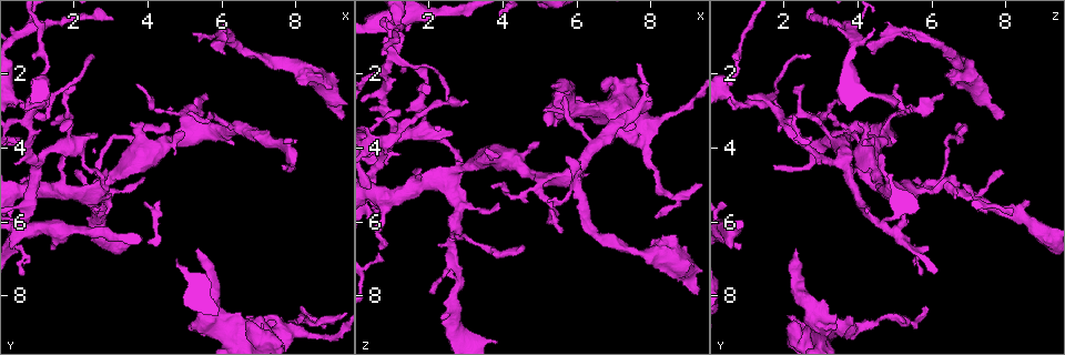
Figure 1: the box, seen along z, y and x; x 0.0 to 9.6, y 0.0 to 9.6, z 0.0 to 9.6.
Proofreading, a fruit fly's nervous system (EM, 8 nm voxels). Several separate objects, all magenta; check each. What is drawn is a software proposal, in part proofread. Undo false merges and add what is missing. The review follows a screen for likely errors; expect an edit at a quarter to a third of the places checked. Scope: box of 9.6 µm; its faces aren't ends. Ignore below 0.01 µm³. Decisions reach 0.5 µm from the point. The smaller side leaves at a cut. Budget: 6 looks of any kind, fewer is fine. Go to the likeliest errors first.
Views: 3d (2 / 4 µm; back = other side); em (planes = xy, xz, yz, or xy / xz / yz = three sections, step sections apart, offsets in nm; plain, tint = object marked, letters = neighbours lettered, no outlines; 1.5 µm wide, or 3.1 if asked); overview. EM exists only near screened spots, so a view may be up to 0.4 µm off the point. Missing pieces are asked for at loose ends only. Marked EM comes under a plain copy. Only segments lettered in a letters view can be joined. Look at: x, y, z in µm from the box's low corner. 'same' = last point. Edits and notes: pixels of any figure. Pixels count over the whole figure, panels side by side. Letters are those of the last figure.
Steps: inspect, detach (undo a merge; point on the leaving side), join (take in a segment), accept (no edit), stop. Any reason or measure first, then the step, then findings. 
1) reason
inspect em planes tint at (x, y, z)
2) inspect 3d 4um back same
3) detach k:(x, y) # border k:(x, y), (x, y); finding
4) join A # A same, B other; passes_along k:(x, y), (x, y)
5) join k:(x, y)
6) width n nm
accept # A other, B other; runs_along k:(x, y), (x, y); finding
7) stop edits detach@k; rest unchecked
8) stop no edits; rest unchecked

free end
inspect 3d 2um back at (5.35, 6.75, 2.35)

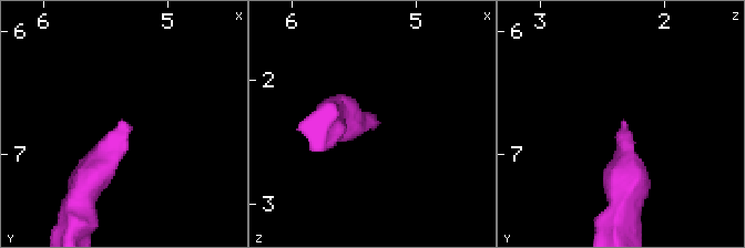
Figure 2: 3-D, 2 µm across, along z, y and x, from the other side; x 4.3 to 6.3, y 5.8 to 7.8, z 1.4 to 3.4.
shape alone is not enough
inspect em xz step 4 letters at (5.34, 6.74, 2.32)

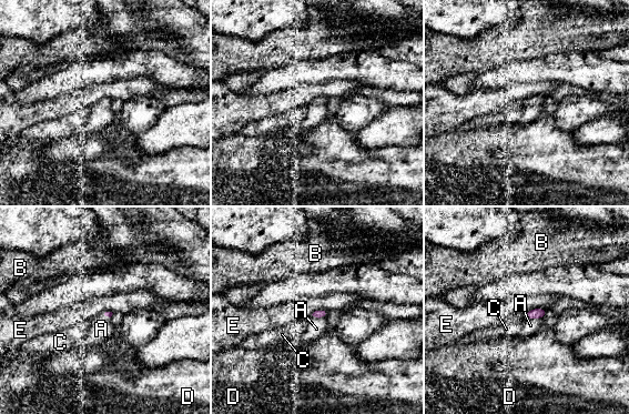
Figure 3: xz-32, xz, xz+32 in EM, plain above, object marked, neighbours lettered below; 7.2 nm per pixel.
longest_contact A 60 nm
join A # A same, B other, C other, D other, E other; the cell continues

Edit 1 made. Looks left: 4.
three-way junction
inspect em yz step 8 tint at (1.05, 2.80, 1.60)

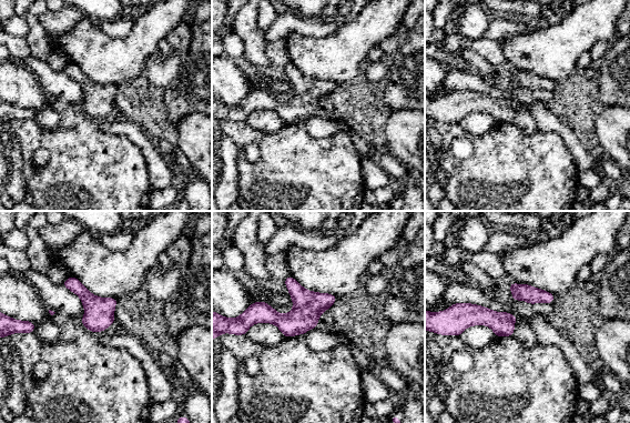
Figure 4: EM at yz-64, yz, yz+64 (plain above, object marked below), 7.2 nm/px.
cut it another way
inspect em planes tint same

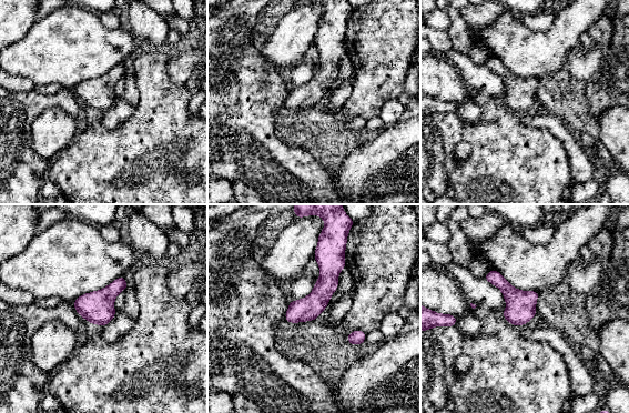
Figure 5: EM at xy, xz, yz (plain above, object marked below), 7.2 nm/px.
what lies round it
inspect em planes letters same

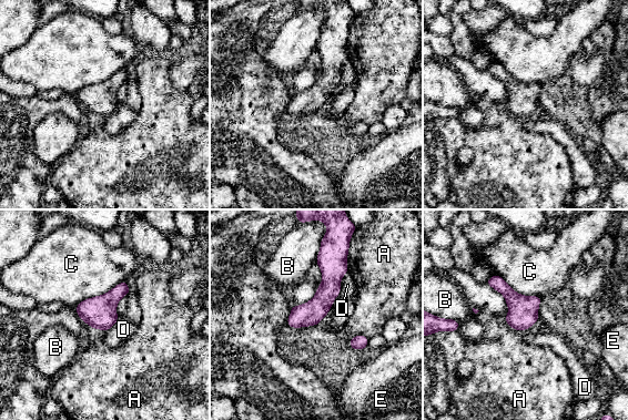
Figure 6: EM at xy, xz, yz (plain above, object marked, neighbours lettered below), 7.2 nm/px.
width 170 nm
accept # A other, B other, C other, D other, E other; runs_along 6:(322, 249), (328, 289), (294, 325); one cell here

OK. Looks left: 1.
stop edits join@3; rest unchecked

